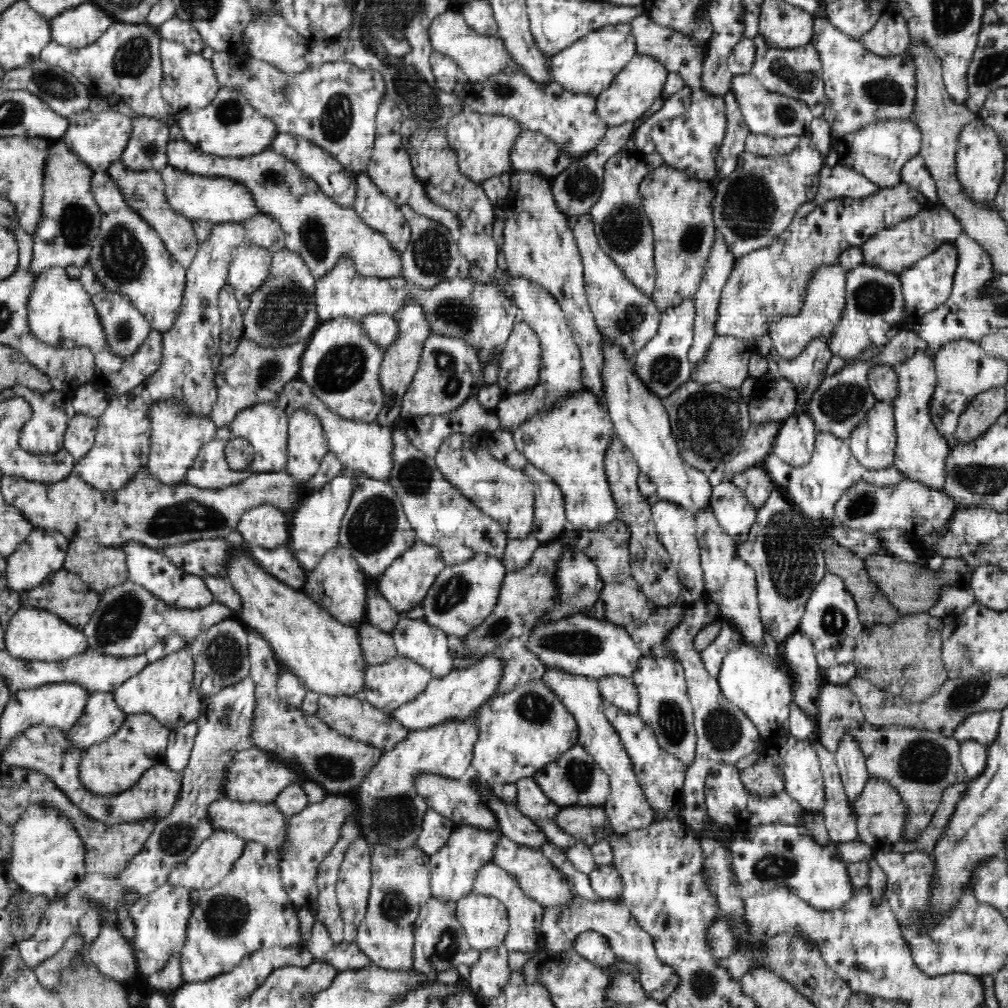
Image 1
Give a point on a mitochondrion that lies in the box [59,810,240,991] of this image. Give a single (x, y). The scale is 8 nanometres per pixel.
(177, 839)

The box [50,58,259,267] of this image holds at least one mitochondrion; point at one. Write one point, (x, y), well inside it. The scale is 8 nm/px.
(76, 223)

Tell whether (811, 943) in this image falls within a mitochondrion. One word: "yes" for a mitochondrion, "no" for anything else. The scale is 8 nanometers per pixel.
no

